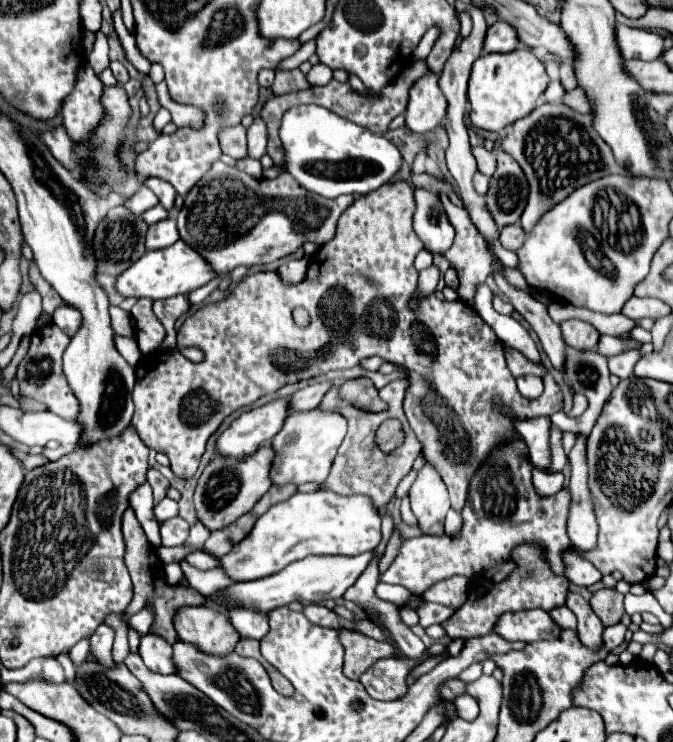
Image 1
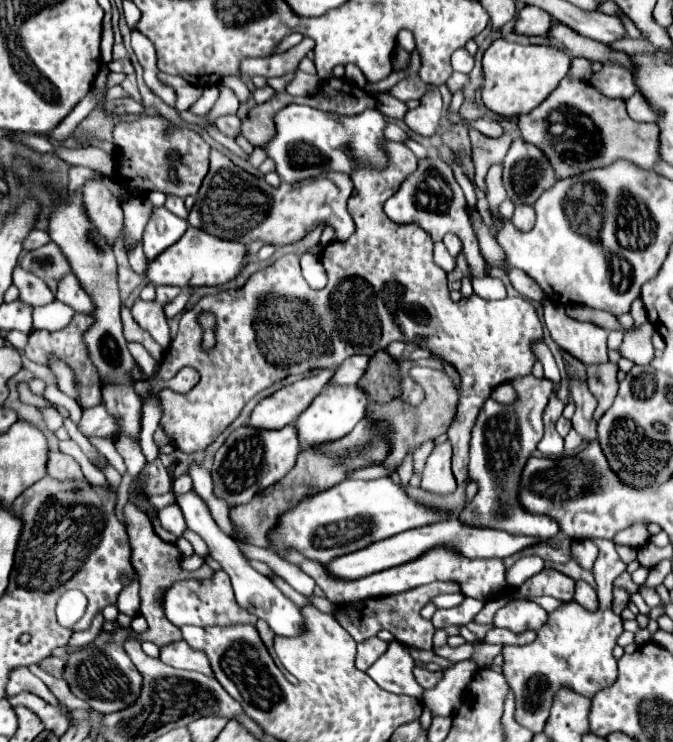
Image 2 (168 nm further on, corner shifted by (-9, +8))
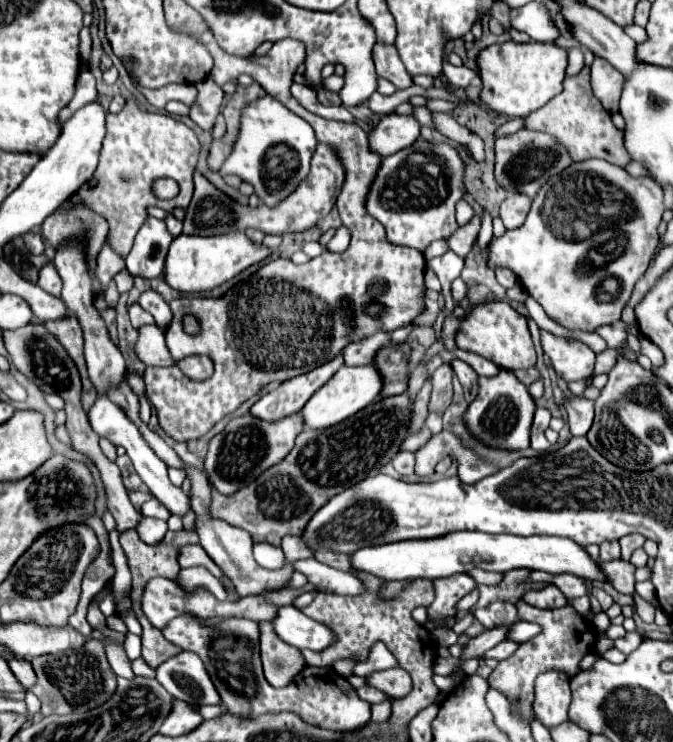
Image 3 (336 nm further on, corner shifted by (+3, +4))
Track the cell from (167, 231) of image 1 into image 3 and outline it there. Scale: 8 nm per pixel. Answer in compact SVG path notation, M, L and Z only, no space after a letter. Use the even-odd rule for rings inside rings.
M150 216L136 234L134 246L126 256L128 272L132 272L132 276L142 276L142 278L162 276L170 242L172 236L166 224Z

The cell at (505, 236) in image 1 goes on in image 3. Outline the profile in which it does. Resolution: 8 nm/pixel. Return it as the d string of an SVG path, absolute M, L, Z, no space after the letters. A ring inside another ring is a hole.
M508 192L506 200L500 206L500 218L506 228L518 228L524 224L526 214L530 210L532 198L520 194L520 192Z

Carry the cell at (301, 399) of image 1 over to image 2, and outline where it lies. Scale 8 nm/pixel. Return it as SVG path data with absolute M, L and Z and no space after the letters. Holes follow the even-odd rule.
M350 356L340 366L336 366L330 384L352 386L352 384L356 384L360 380L366 366L368 366L368 356Z

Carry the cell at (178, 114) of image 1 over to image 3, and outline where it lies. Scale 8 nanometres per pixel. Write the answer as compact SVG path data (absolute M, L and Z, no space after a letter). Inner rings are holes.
M266 94L250 102L242 110L238 140L234 142L232 152L224 160L220 174L234 174L242 182L248 182L250 186L254 186L254 194L258 196L258 200L264 206L274 208L286 196L290 196L298 188L298 184L308 176L314 148L316 136L312 132L312 126L294 112L290 112L274 96Z

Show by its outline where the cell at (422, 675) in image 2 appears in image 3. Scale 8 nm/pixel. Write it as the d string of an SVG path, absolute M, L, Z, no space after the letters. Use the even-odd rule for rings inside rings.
M402 668L372 672L366 676L366 680L368 680L368 686L378 688L380 692L384 692L390 698L404 698L412 688L412 680L410 680L408 672L404 672Z

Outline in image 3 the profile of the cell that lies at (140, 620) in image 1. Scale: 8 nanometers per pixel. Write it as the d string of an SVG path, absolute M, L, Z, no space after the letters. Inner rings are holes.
M126 634L126 652L128 652L128 658L130 660L136 660L140 658L140 650L142 650L142 644L140 644L140 636L134 636L134 634Z

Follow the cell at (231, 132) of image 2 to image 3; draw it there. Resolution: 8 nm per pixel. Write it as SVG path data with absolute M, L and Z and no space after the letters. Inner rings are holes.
M210 78L198 82L196 90L198 90L198 96L196 96L196 102L190 106L190 118L202 130L212 130L212 126L216 122L216 116L220 114L220 104L222 104L224 92Z

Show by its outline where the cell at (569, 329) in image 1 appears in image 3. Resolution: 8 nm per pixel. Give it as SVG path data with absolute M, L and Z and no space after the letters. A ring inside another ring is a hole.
M540 332L540 342L548 354L556 374L566 380L584 380L594 376L596 354L582 342L568 342L566 338L556 338L548 332Z

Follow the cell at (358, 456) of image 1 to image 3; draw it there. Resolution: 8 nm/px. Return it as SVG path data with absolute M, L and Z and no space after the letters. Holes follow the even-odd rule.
M442 364L432 376L432 396L430 396L430 410L446 410L452 400L452 366Z

